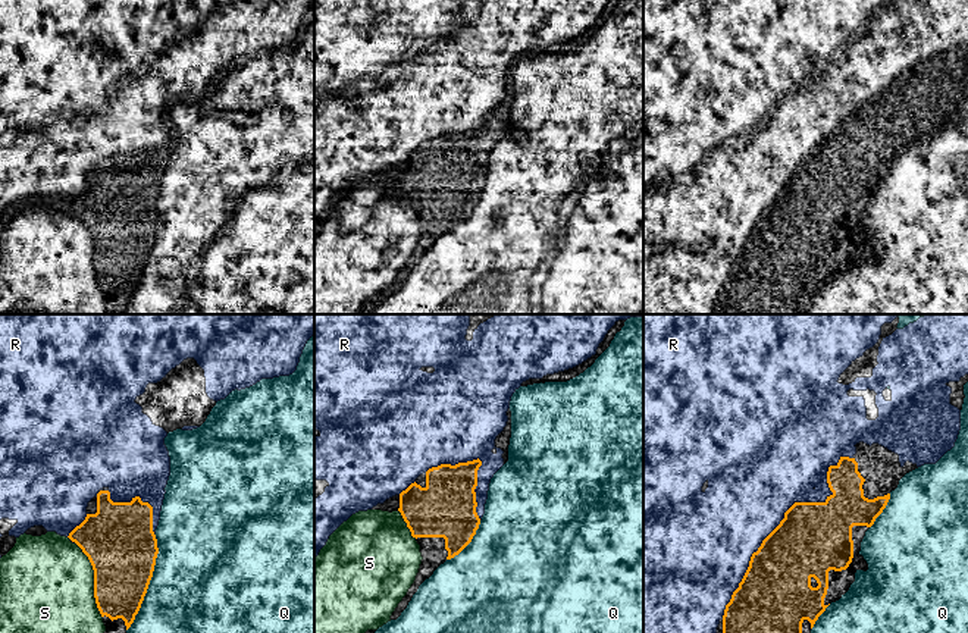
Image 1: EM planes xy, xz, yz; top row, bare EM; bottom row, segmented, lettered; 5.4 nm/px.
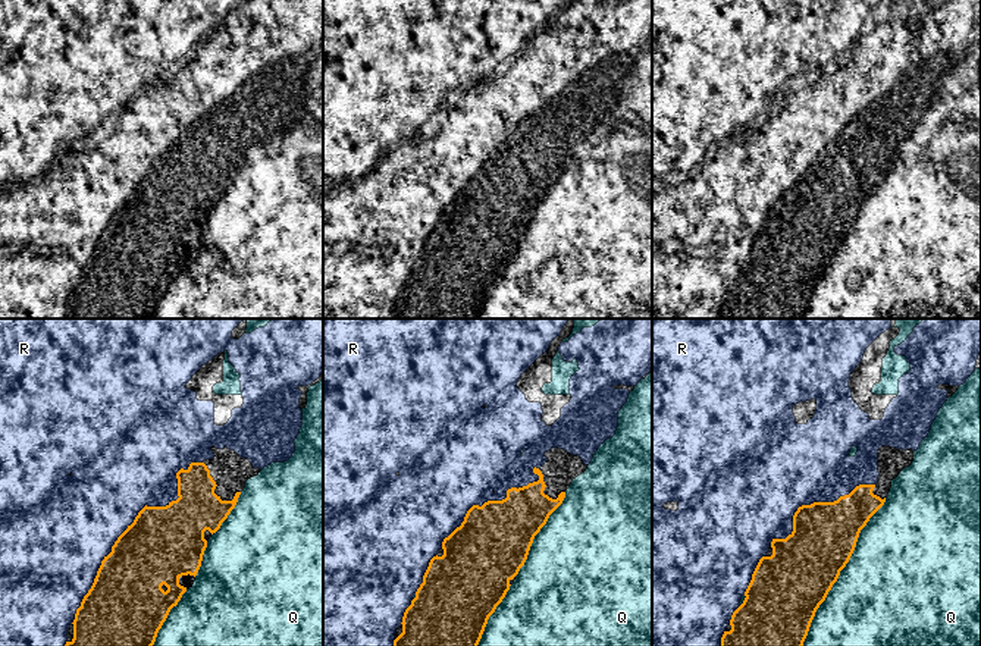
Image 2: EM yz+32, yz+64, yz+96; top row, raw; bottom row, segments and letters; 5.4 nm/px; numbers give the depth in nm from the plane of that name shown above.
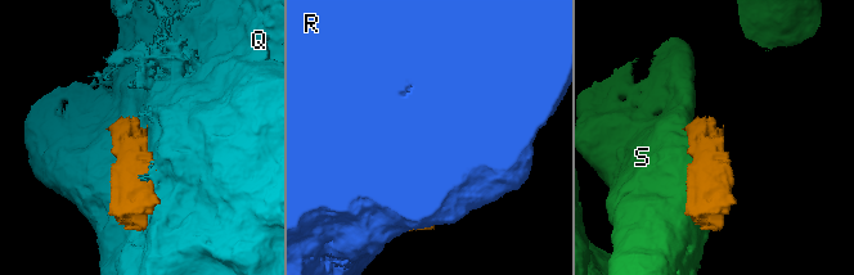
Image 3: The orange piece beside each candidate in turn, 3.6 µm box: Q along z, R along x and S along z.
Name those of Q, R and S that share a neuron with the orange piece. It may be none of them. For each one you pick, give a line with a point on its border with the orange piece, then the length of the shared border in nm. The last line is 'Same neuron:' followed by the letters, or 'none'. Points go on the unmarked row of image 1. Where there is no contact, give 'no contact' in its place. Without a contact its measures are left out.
R: yz (785, 188) | 1100 nm
Same neuron: R

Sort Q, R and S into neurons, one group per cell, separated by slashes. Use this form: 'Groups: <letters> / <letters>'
Groups: Q / R / S

